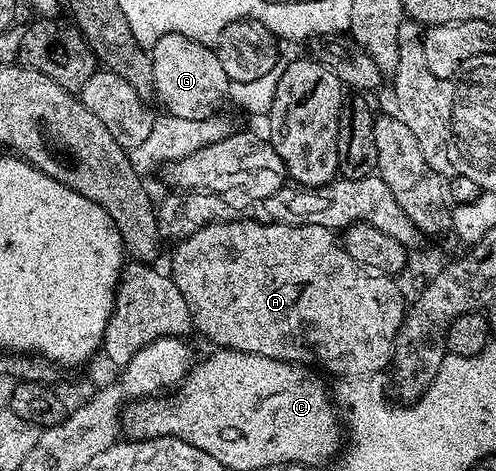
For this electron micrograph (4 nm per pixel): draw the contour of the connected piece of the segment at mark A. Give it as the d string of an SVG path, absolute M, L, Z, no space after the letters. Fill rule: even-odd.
M230 218L207 224L195 233L180 239L174 246L176 248L175 253L171 256L169 275L174 280L177 290L181 290L181 298L185 298L185 306L189 306L194 331L208 336L215 346L232 348L249 354L261 354L265 358L288 360L291 364L314 366L324 373L332 372L335 376L343 376L339 378L371 378L379 374L375 372L381 371L382 368L386 369L390 365L397 330L405 315L403 292L395 285L396 281L392 277L361 268L353 258L349 258L340 237L325 226L262 224L262 222L250 218L244 218L244 220Z

